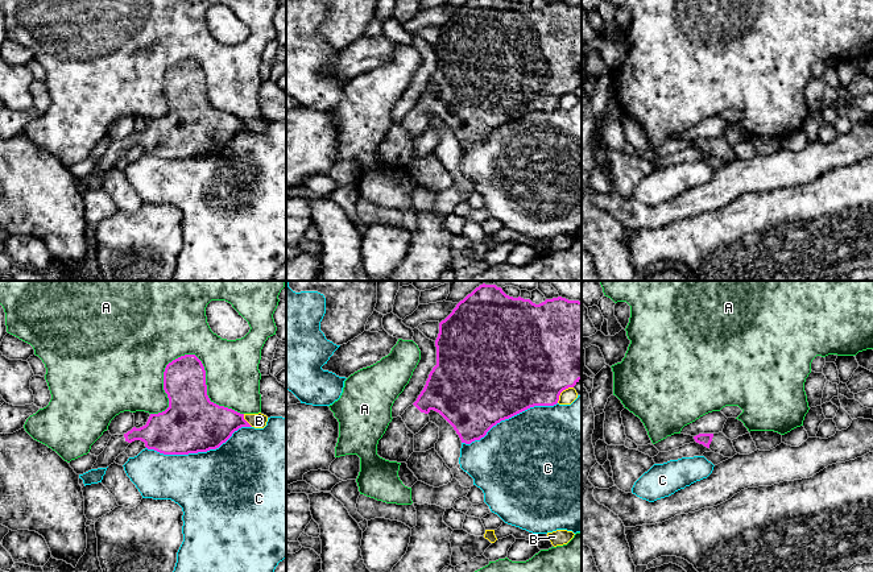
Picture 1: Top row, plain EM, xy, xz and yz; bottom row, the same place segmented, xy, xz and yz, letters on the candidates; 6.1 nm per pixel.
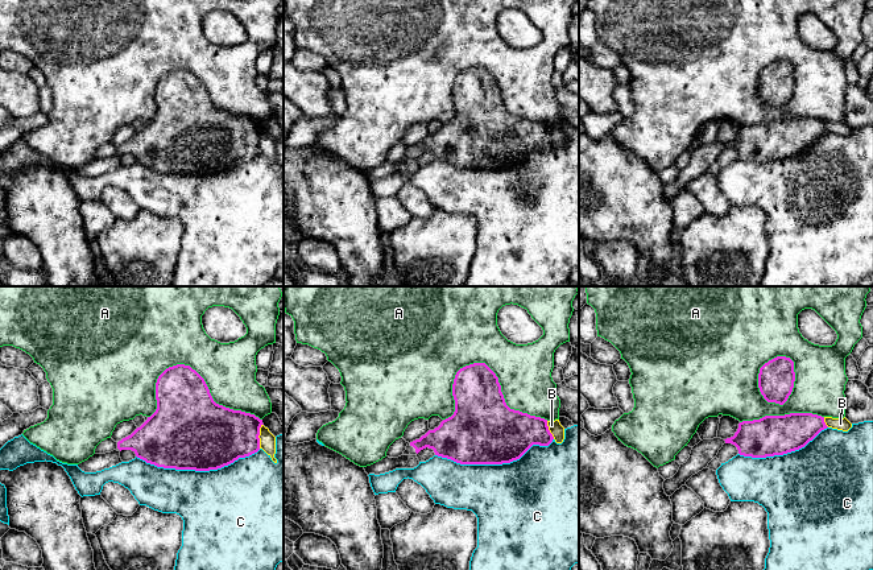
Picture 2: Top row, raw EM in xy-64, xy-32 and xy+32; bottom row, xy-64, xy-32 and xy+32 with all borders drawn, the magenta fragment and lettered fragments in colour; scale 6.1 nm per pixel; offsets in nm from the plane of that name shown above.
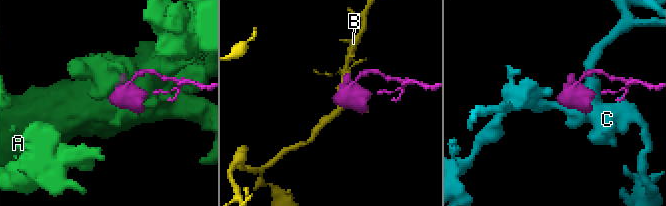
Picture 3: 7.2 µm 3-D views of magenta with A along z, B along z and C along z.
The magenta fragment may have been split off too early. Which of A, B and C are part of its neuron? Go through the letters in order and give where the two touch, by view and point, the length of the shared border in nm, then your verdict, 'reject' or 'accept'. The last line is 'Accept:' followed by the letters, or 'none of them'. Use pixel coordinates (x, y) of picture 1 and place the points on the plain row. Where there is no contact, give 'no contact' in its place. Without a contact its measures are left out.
A: xy (190, 59) | 550 nm | reject
B: xy (245, 125) | 100 nm | reject
C: xy (198, 156) | 650 nm | reject
Accept: none of them

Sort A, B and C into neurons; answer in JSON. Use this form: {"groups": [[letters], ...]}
{"groups": [["A"], ["B"], ["C"]]}

